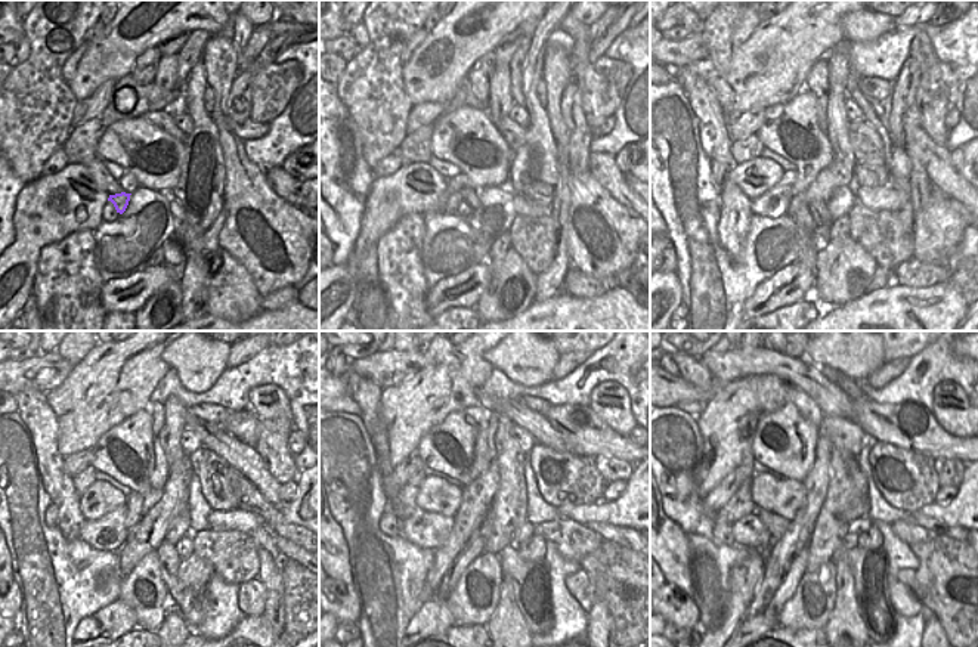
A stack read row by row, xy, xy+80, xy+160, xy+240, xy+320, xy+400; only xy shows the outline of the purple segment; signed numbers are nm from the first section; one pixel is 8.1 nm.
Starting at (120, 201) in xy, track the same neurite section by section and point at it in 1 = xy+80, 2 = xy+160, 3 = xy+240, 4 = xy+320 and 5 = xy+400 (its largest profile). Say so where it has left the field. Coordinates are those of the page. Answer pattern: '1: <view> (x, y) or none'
1: xy+80 (464, 210)
2: xy+160 (804, 219)
3: xy+240 (144, 590)
4: xy+320 (473, 600)
5: xy+400 (810, 606)

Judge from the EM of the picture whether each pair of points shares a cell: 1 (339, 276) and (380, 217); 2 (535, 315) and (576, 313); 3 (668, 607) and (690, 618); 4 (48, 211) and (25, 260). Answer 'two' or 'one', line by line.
1: one
2: one
3: one
4: one

